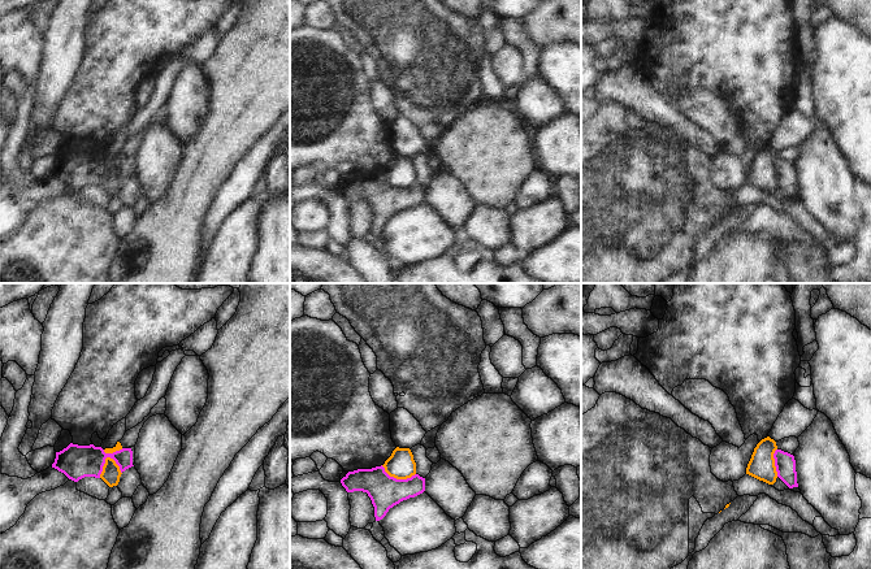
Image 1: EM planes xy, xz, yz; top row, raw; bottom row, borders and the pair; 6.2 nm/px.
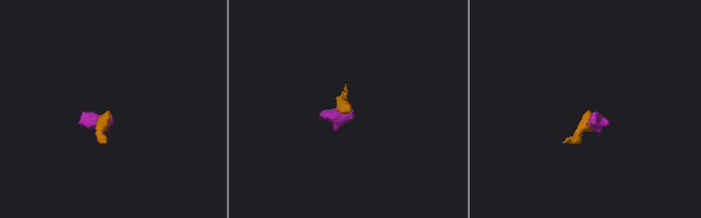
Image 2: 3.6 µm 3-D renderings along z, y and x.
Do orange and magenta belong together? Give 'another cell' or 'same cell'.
another cell

